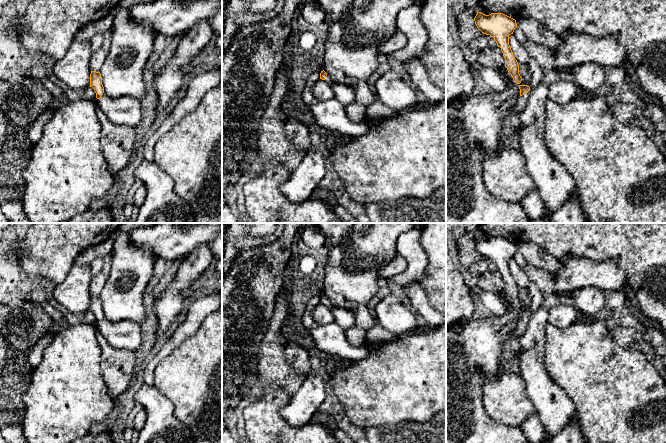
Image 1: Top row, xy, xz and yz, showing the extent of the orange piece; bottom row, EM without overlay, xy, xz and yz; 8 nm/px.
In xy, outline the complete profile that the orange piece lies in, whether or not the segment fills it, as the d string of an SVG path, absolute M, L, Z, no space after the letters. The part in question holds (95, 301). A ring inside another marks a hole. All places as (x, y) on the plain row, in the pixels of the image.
M91 295L90 311L96 317L97 328L111 346L132 352L140 346L142 341L141 325L127 320L120 322L108 321L104 317L100 296Z

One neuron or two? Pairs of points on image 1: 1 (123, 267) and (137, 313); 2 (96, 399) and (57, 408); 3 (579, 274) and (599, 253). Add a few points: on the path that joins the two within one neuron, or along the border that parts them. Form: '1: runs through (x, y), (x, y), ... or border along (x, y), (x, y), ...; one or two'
1: runs through (136, 272), (140, 277), (136, 283), (136, 300); one
2: runs through (86, 399), (67, 399); one
3: border along (569, 254), (597, 261), (615, 259); two

